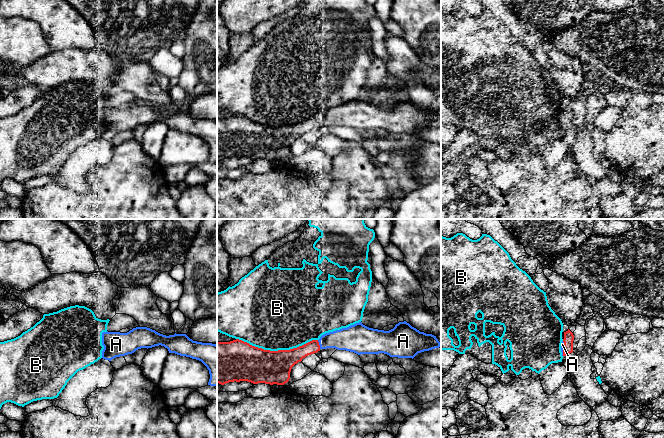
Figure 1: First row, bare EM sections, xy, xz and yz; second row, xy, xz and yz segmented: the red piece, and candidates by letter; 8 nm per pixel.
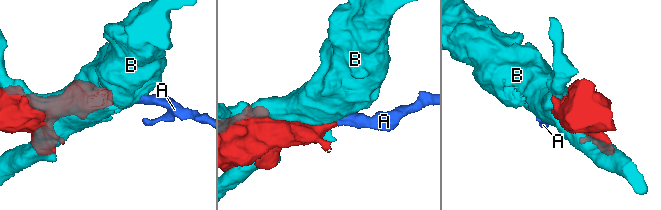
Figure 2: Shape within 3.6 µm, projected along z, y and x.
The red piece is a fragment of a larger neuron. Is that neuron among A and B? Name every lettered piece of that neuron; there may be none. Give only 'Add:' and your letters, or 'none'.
Add: A

